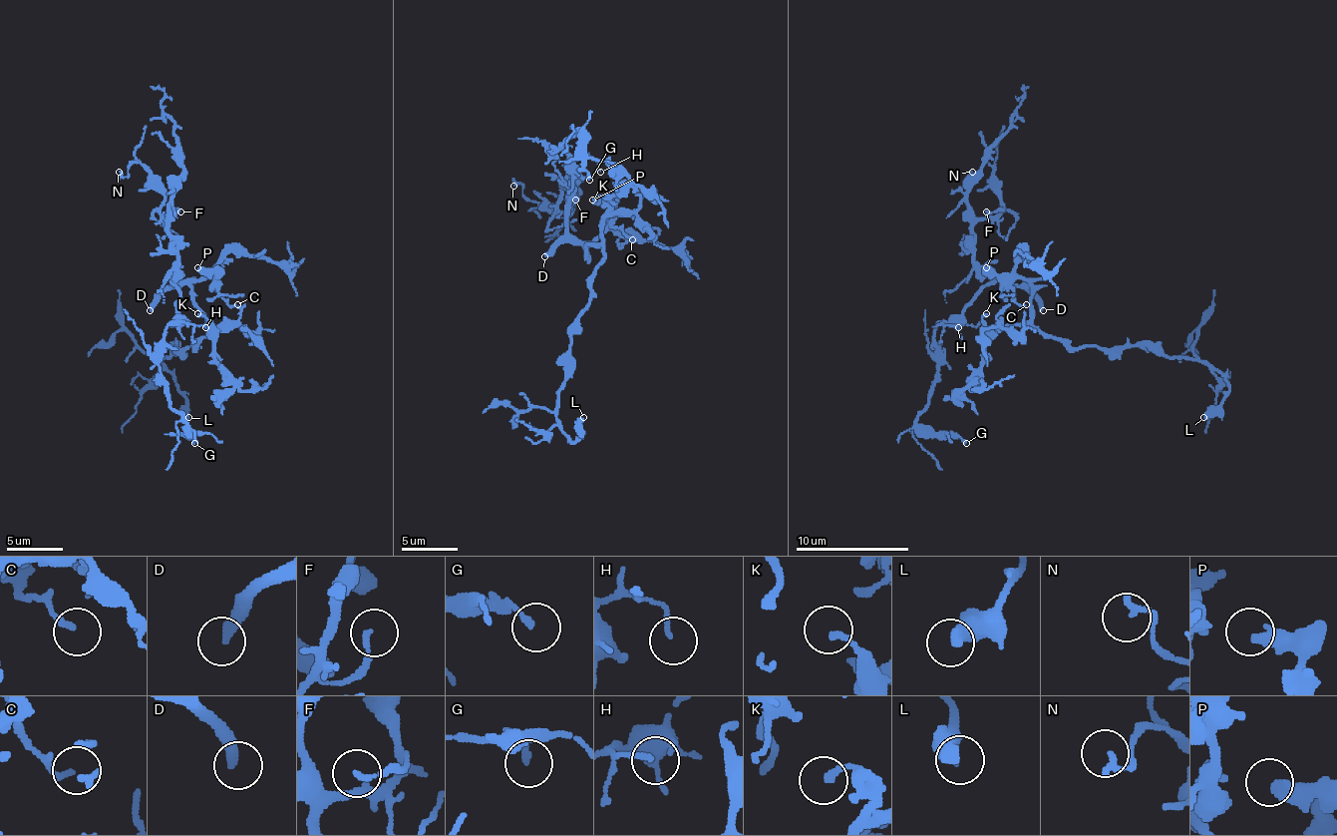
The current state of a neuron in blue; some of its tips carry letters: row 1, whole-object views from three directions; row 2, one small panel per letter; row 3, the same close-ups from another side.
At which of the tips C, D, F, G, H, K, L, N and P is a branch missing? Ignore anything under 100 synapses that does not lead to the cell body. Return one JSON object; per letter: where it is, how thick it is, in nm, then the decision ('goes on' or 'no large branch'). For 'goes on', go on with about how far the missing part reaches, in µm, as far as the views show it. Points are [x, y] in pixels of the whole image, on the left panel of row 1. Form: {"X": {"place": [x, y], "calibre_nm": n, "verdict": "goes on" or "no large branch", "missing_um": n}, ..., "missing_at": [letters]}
{"C": {"place": [237, 304], "calibre_nm": 160, "verdict": "no large branch"}, "D": {"place": [150, 310], "calibre_nm": 360, "verdict": "goes on", "missing_um": 100}, "F": {"place": [180, 211], "calibre_nm": 160, "verdict": "no large branch"}, "G": {"place": [194, 443], "calibre_nm": 180, "verdict": "no large branch"}, "H": {"place": [205, 327], "calibre_nm": 150, "verdict": "no large branch"}, "K": {"place": [197, 313], "calibre_nm": 180, "verdict": "no large branch"}, "L": {"place": [188, 417], "calibre_nm": 440, "verdict": "no large branch"}, "N": {"place": [119, 172], "calibre_nm": 190, "verdict": "no large branch"}, "P": {"place": [197, 267], "calibre_nm": 440, "verdict": "no large branch"}, "missing_at": ["D"]}

